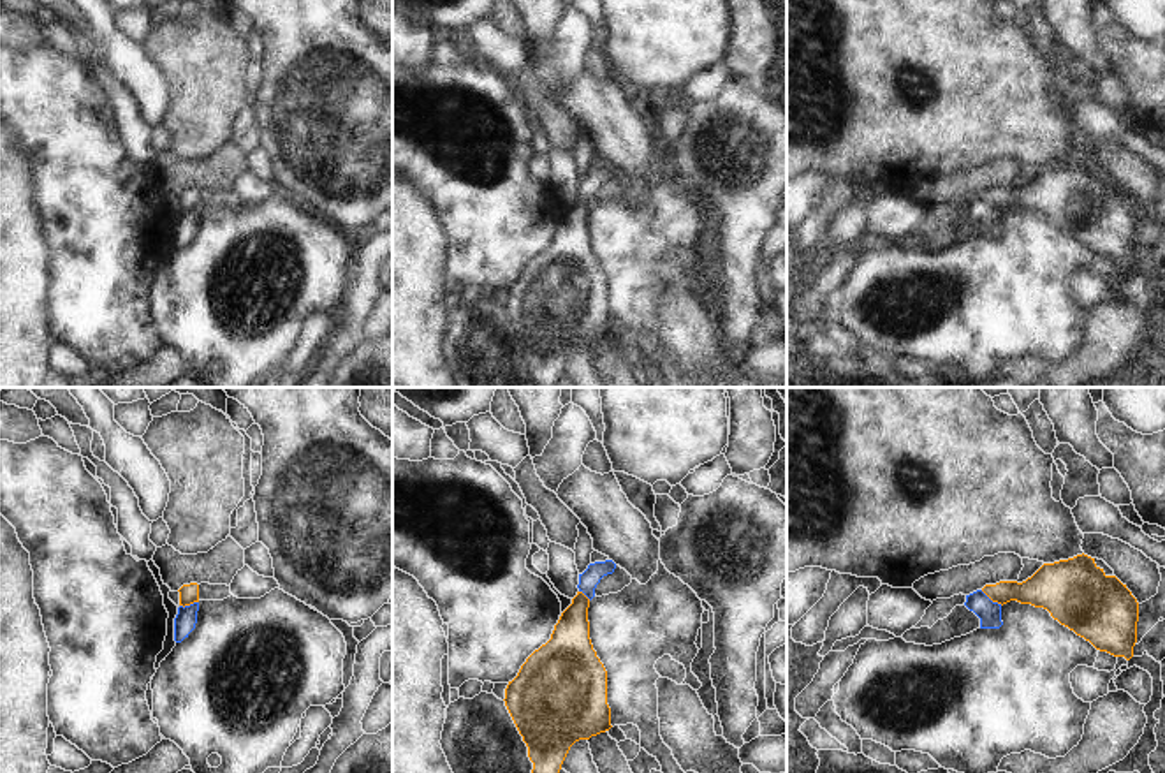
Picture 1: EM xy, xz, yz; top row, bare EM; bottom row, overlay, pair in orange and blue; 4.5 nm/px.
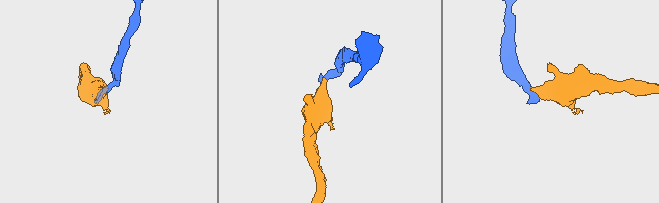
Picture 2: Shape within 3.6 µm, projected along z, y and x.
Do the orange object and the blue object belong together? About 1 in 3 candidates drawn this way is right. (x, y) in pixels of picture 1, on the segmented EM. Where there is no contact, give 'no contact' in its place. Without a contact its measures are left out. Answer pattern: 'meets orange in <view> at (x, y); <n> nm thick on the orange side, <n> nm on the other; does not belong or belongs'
meets orange in yz at (991, 599); 170 nm thick on the orange side, 110 nm on the other; does not belong

